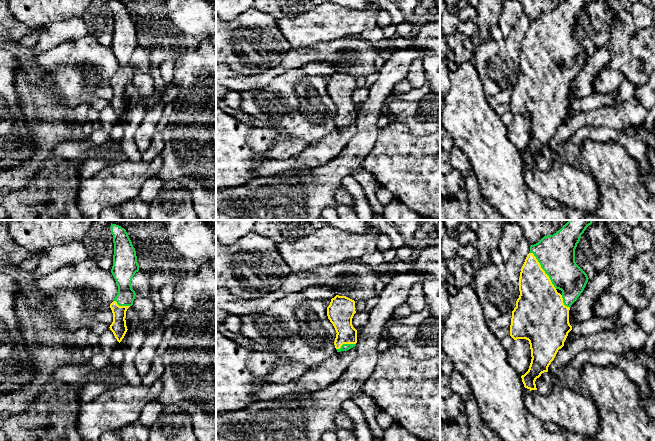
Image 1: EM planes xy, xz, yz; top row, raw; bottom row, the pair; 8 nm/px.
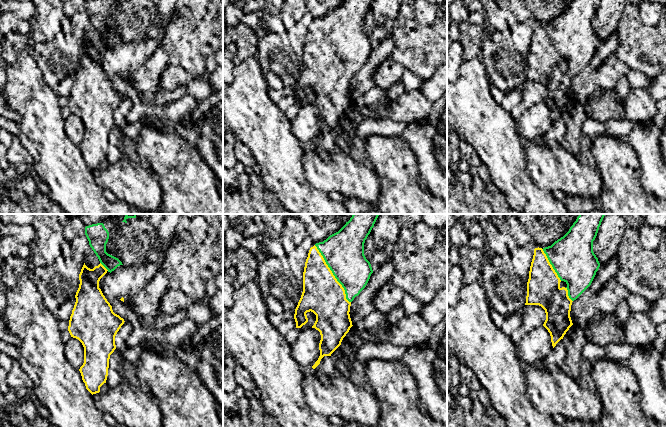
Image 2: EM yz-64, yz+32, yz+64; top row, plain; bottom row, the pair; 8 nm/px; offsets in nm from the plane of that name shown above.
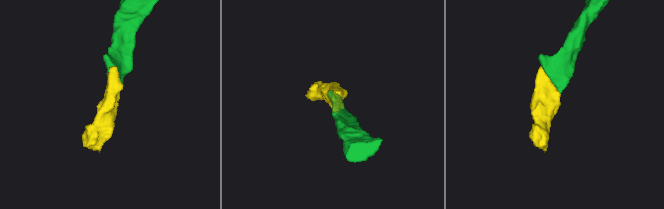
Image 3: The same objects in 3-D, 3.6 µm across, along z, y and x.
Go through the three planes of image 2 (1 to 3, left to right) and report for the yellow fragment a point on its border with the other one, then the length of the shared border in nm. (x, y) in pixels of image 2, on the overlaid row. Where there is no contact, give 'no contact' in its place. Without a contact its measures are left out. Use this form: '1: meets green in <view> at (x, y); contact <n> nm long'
1: meets green in yz-64 at (104, 266); contact 100 nm long
2: meets green in yz+32 at (333, 274); contact 550 nm long
3: meets green in yz+64 at (551, 264); contact 300 nm long

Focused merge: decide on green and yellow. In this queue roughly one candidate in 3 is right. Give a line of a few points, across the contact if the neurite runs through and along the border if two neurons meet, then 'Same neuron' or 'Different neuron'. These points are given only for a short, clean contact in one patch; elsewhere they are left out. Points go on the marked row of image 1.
Same neuron

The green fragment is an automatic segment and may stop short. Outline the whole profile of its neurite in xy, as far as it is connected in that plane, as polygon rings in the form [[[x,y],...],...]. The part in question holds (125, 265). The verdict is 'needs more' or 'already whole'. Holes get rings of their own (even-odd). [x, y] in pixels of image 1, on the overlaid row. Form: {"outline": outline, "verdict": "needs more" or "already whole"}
{"outline": [[[111,223],[113,235],[114,255],[111,273],[118,286],[118,294],[110,304],[113,313],[113,322],[110,330],[120,343],[127,332],[126,311],[133,305],[136,293],[132,289],[131,281],[139,271],[135,248],[124,228]]], "verdict": "needs more"}

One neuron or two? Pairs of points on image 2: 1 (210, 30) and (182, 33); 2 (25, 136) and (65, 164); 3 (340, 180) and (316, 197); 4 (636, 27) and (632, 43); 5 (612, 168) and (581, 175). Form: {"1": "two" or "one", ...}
{"1": "one", "2": "one", "3": "two", "4": "one", "5": "two"}

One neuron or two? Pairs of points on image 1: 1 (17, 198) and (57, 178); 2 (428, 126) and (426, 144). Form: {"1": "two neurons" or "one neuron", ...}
{"1": "one neuron", "2": "two neurons"}

